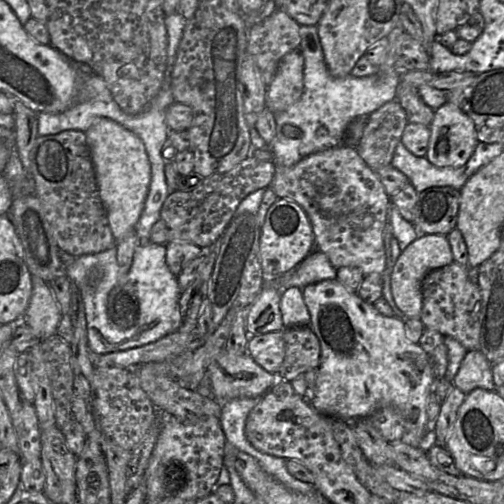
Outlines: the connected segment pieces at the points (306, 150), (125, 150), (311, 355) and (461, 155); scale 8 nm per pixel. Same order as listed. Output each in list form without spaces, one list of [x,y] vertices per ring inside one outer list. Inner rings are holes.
[[[300,25],[299,35],[301,38],[299,50],[304,57],[304,90],[301,98],[287,110],[273,113],[276,122],[276,136],[267,148],[274,156],[275,166],[291,167],[310,154],[342,144],[348,124],[357,117],[367,117],[386,102],[396,99],[397,87],[400,83],[401,70],[397,67],[393,67],[393,70],[386,74],[375,73],[365,77],[354,77],[349,74],[345,77],[334,77],[329,73],[325,63],[317,25]],[[285,125],[299,128],[300,137],[287,138],[282,132]]]
[[[103,118],[86,132],[100,199],[115,240],[134,230],[143,211],[151,180],[151,165],[143,141],[114,120]]]
[[[310,326],[286,328],[286,353],[279,379],[291,381],[305,372],[318,369],[321,363],[321,345]]]
[[[451,102],[434,110],[429,128],[425,157],[436,167],[463,166],[479,142],[473,120]]]

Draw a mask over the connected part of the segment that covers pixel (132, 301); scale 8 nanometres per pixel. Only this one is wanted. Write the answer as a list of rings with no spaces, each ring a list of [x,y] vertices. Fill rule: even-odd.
[[[131,284],[115,286],[107,298],[107,320],[112,321],[118,329],[131,329],[139,314],[139,304]]]

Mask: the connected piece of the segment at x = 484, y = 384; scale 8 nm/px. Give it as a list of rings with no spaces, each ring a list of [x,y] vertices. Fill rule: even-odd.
[[[470,350],[463,358],[453,384],[468,394],[476,388],[495,390],[492,365],[480,350]]]

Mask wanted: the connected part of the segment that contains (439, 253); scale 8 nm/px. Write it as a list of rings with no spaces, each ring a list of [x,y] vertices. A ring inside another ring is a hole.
[[[425,234],[413,241],[401,251],[391,274],[391,292],[397,307],[405,318],[420,318],[422,310],[422,281],[432,270],[447,266],[453,262],[451,247],[446,235]]]

